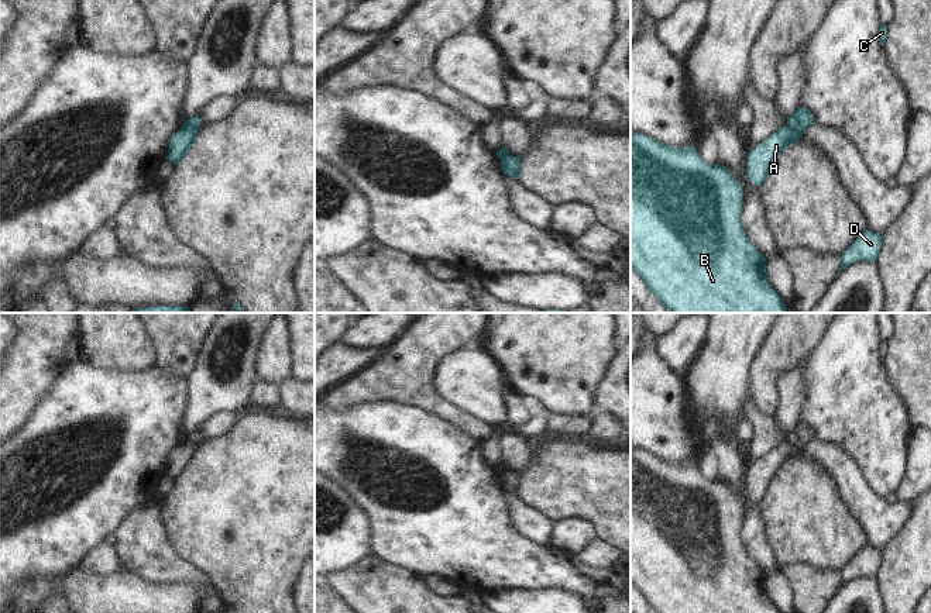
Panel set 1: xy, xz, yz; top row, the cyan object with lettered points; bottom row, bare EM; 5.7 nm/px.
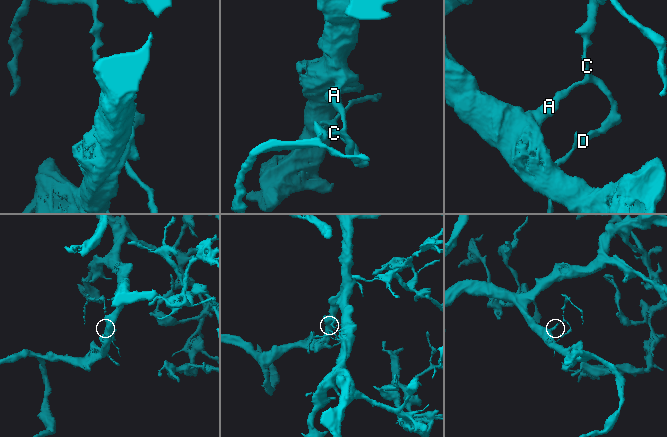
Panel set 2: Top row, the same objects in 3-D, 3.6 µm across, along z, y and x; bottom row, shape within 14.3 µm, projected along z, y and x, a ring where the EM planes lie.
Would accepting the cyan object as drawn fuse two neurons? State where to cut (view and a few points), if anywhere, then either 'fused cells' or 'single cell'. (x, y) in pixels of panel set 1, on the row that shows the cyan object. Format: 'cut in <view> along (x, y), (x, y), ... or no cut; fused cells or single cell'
cut in yz along (787, 124), (801, 134); fused cells

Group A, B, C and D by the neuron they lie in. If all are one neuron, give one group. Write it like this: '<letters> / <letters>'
A B / C D

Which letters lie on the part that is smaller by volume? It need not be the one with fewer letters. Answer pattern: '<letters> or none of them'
C, D

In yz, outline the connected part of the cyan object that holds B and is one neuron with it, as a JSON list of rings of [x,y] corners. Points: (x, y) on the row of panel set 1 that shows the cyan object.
[[[631,131],[631,268],[669,313],[789,313],[769,285],[765,255],[743,231],[742,193],[725,166],[705,163],[694,147],[669,147]]]

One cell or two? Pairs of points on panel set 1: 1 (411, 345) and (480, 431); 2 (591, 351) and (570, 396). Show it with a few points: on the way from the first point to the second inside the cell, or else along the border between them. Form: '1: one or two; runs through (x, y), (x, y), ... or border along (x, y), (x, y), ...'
1: one; runs through (412, 369), (412, 376), (443, 407), (456, 415)
2: one; runs through (580, 362), (570, 372), (570, 385)

